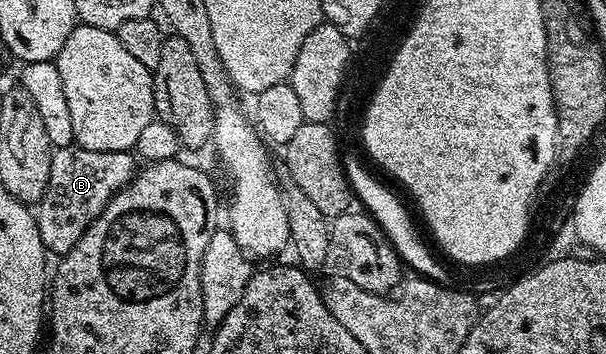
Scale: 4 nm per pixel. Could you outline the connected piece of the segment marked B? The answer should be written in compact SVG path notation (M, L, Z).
M76 143L54 150L47 191L35 207L36 226L46 252L62 257L75 247L112 197L133 180L133 161L132 152L87 151Z

